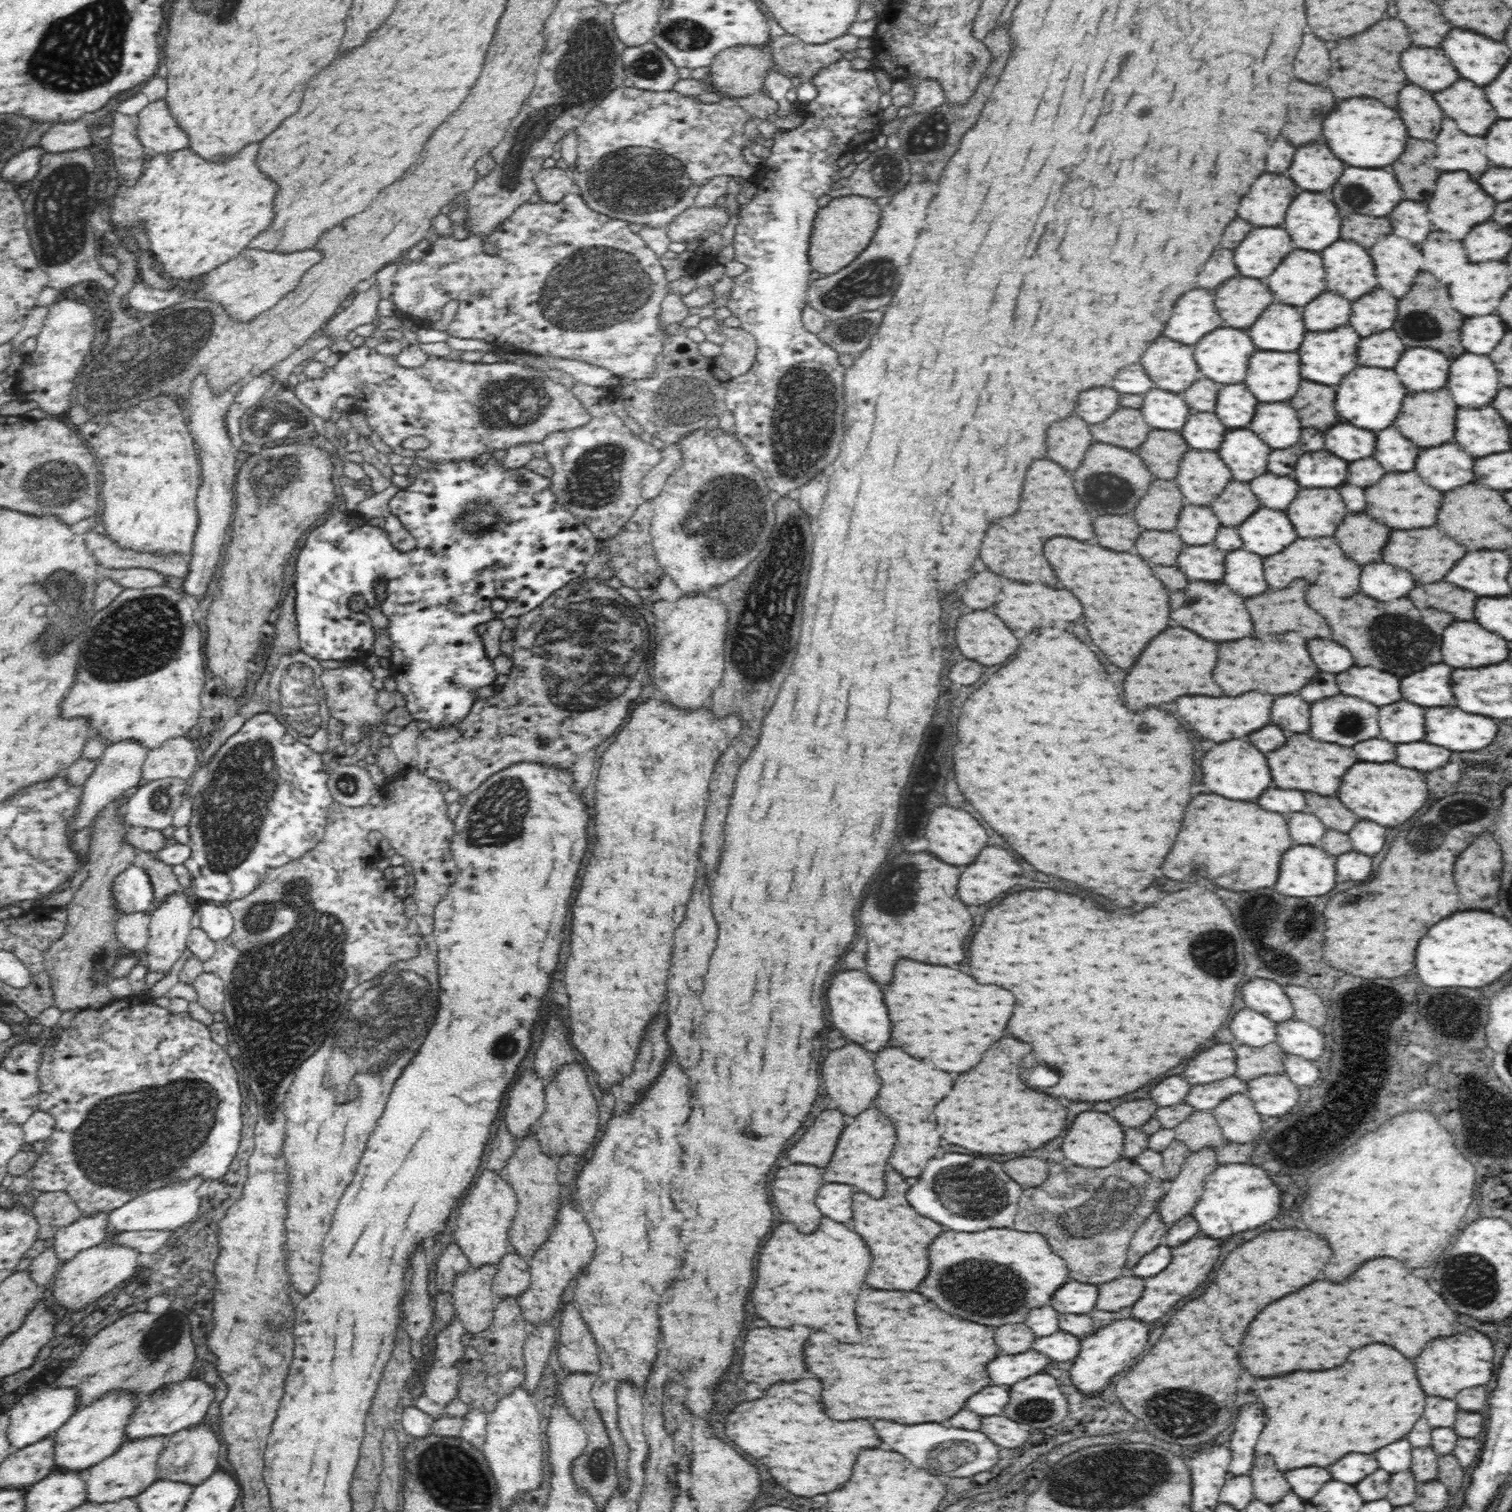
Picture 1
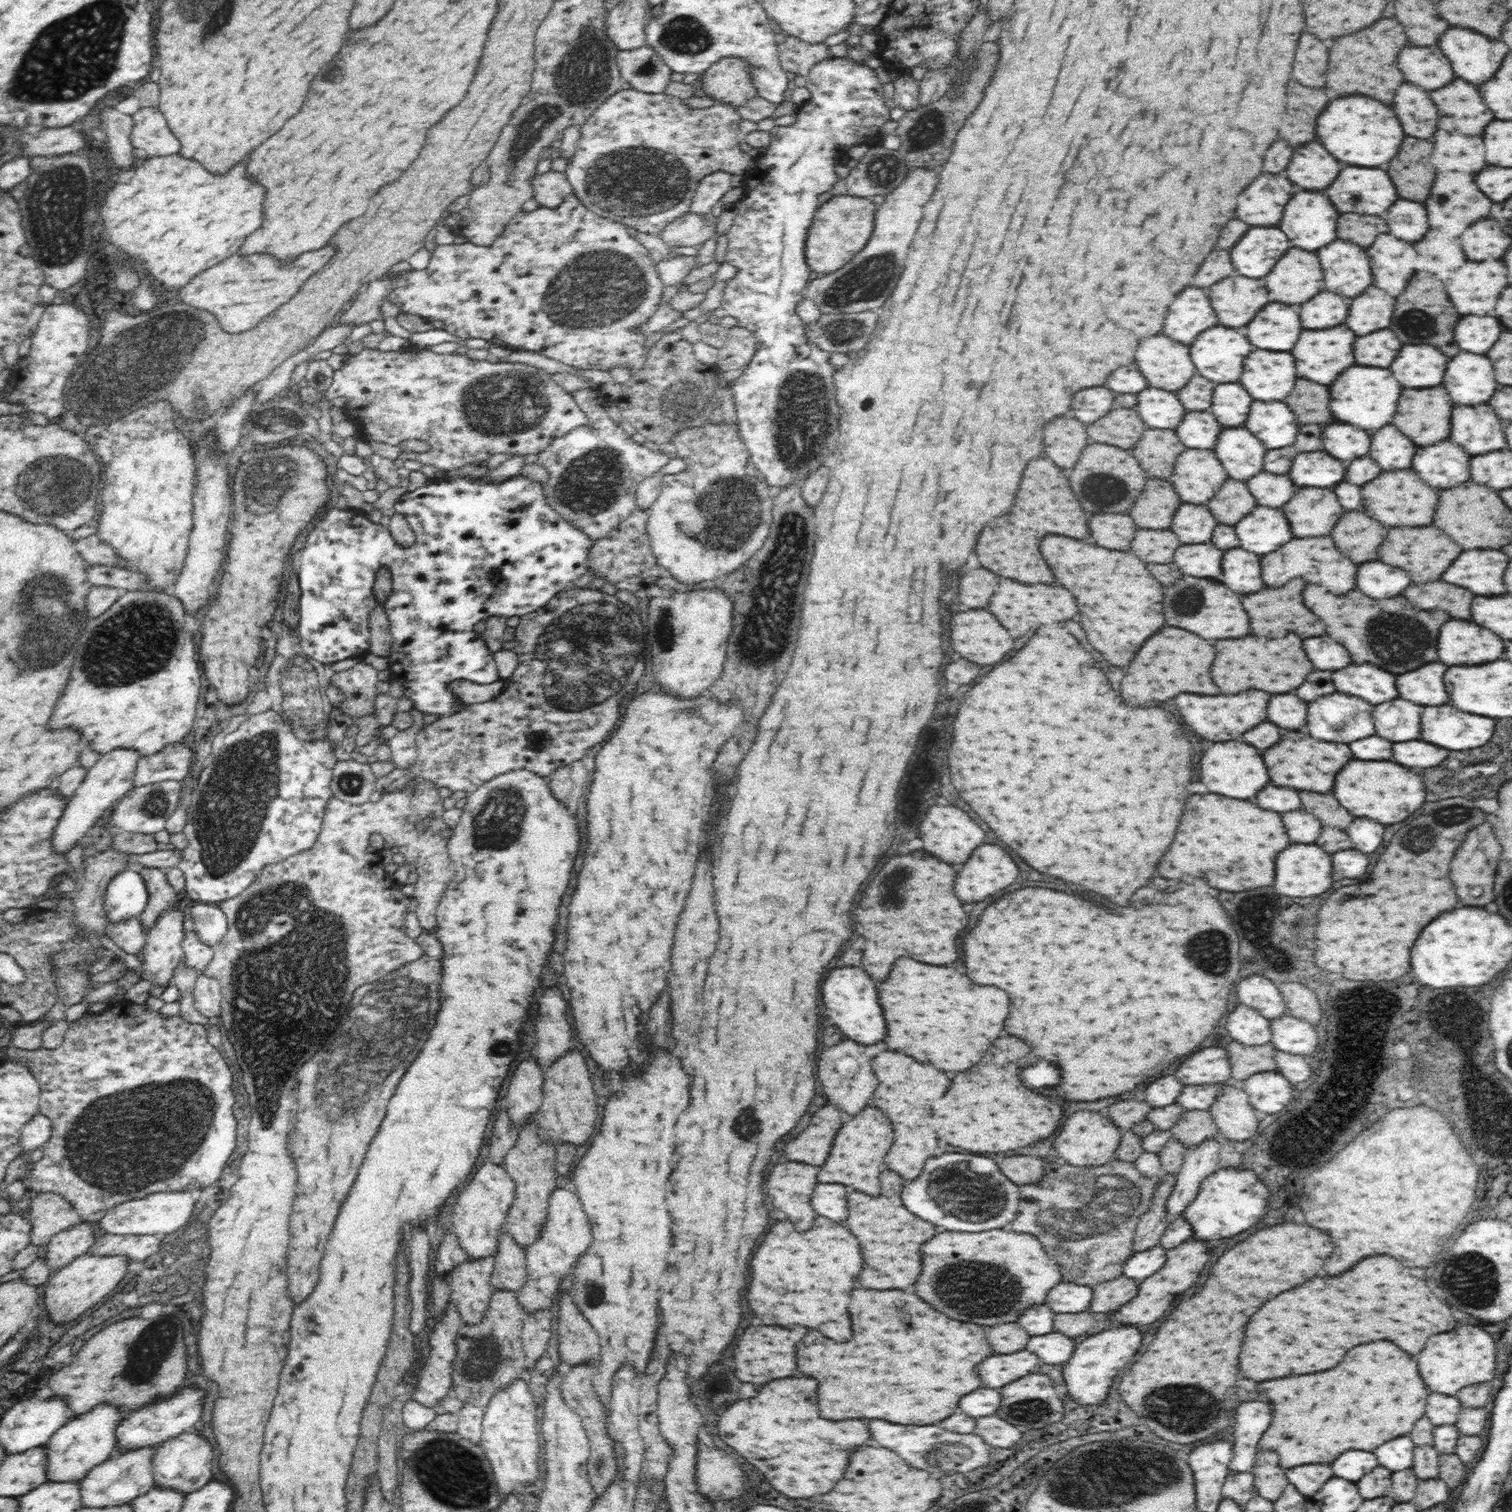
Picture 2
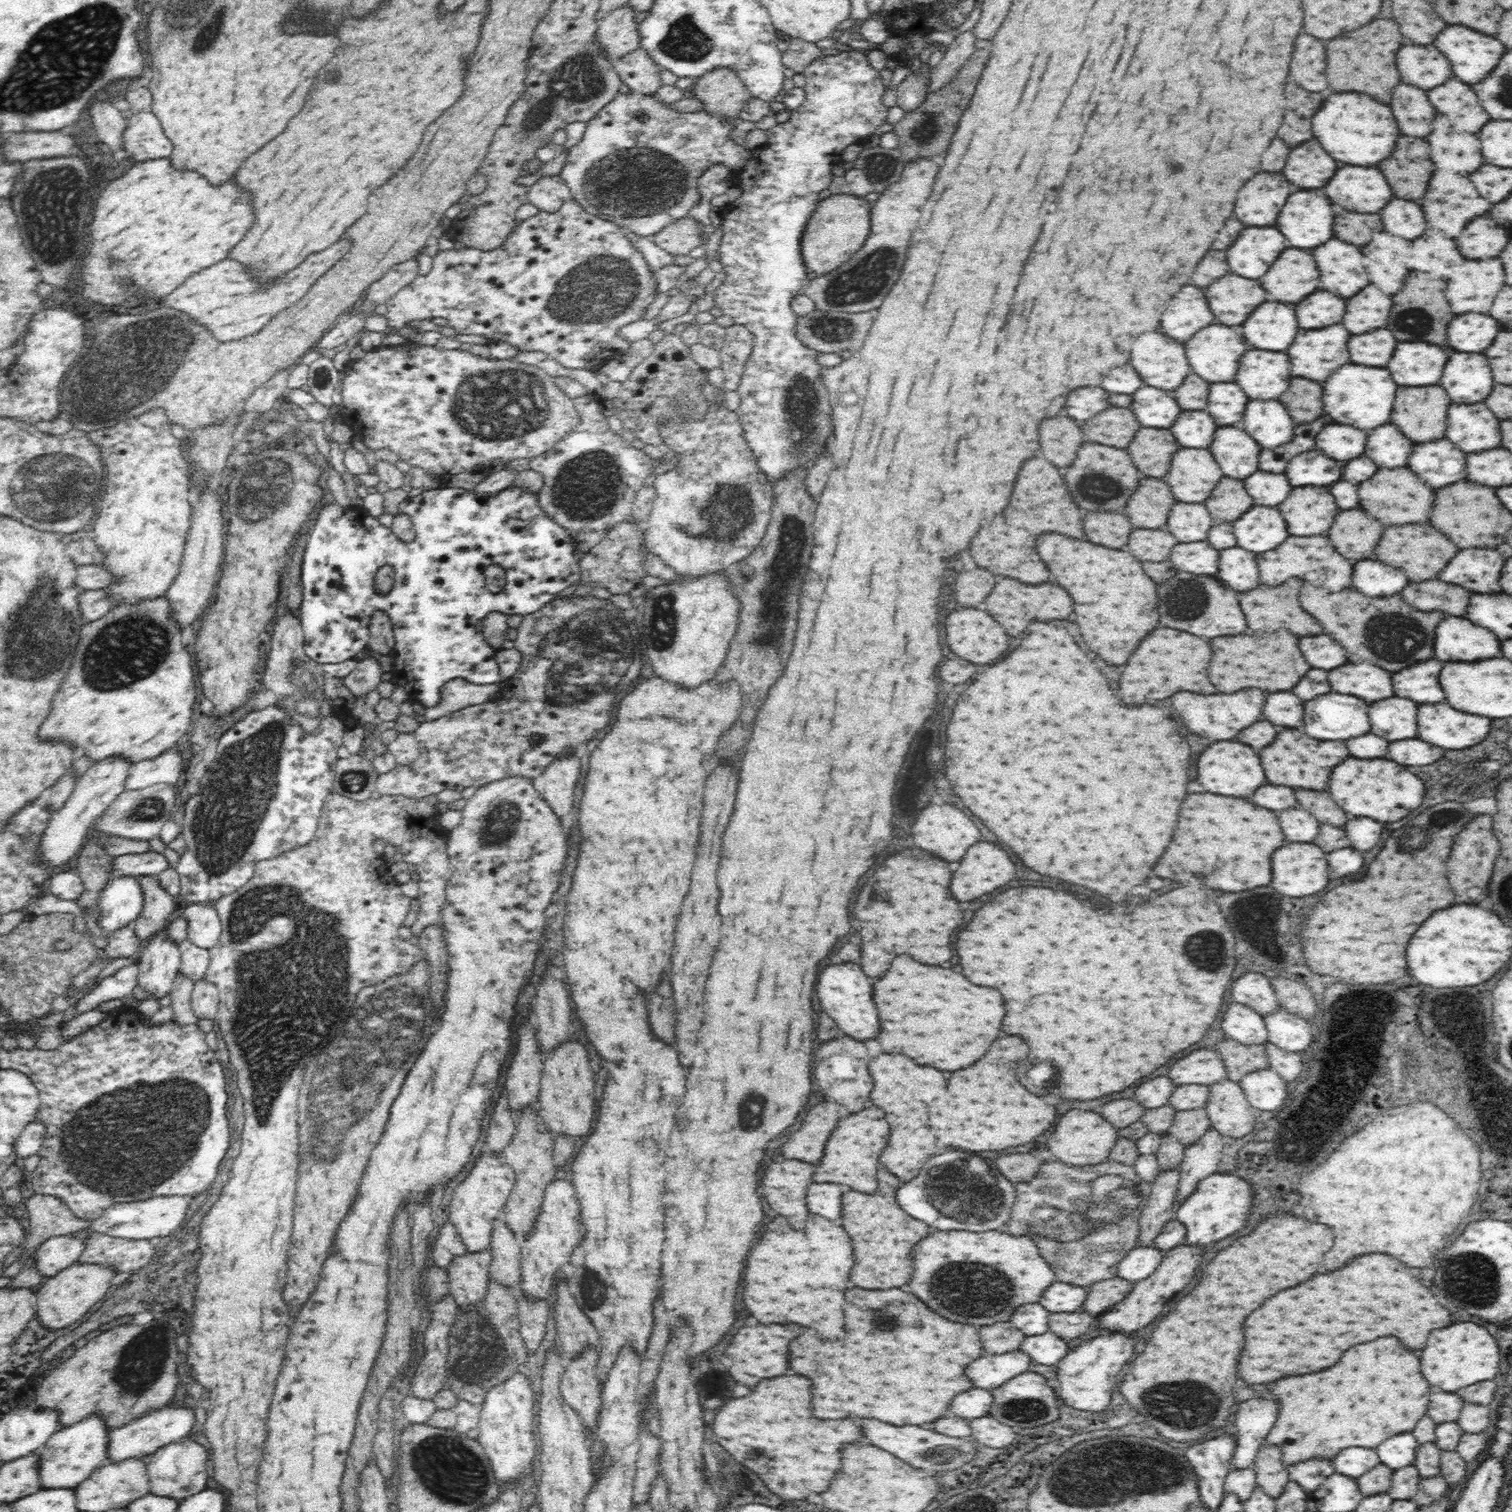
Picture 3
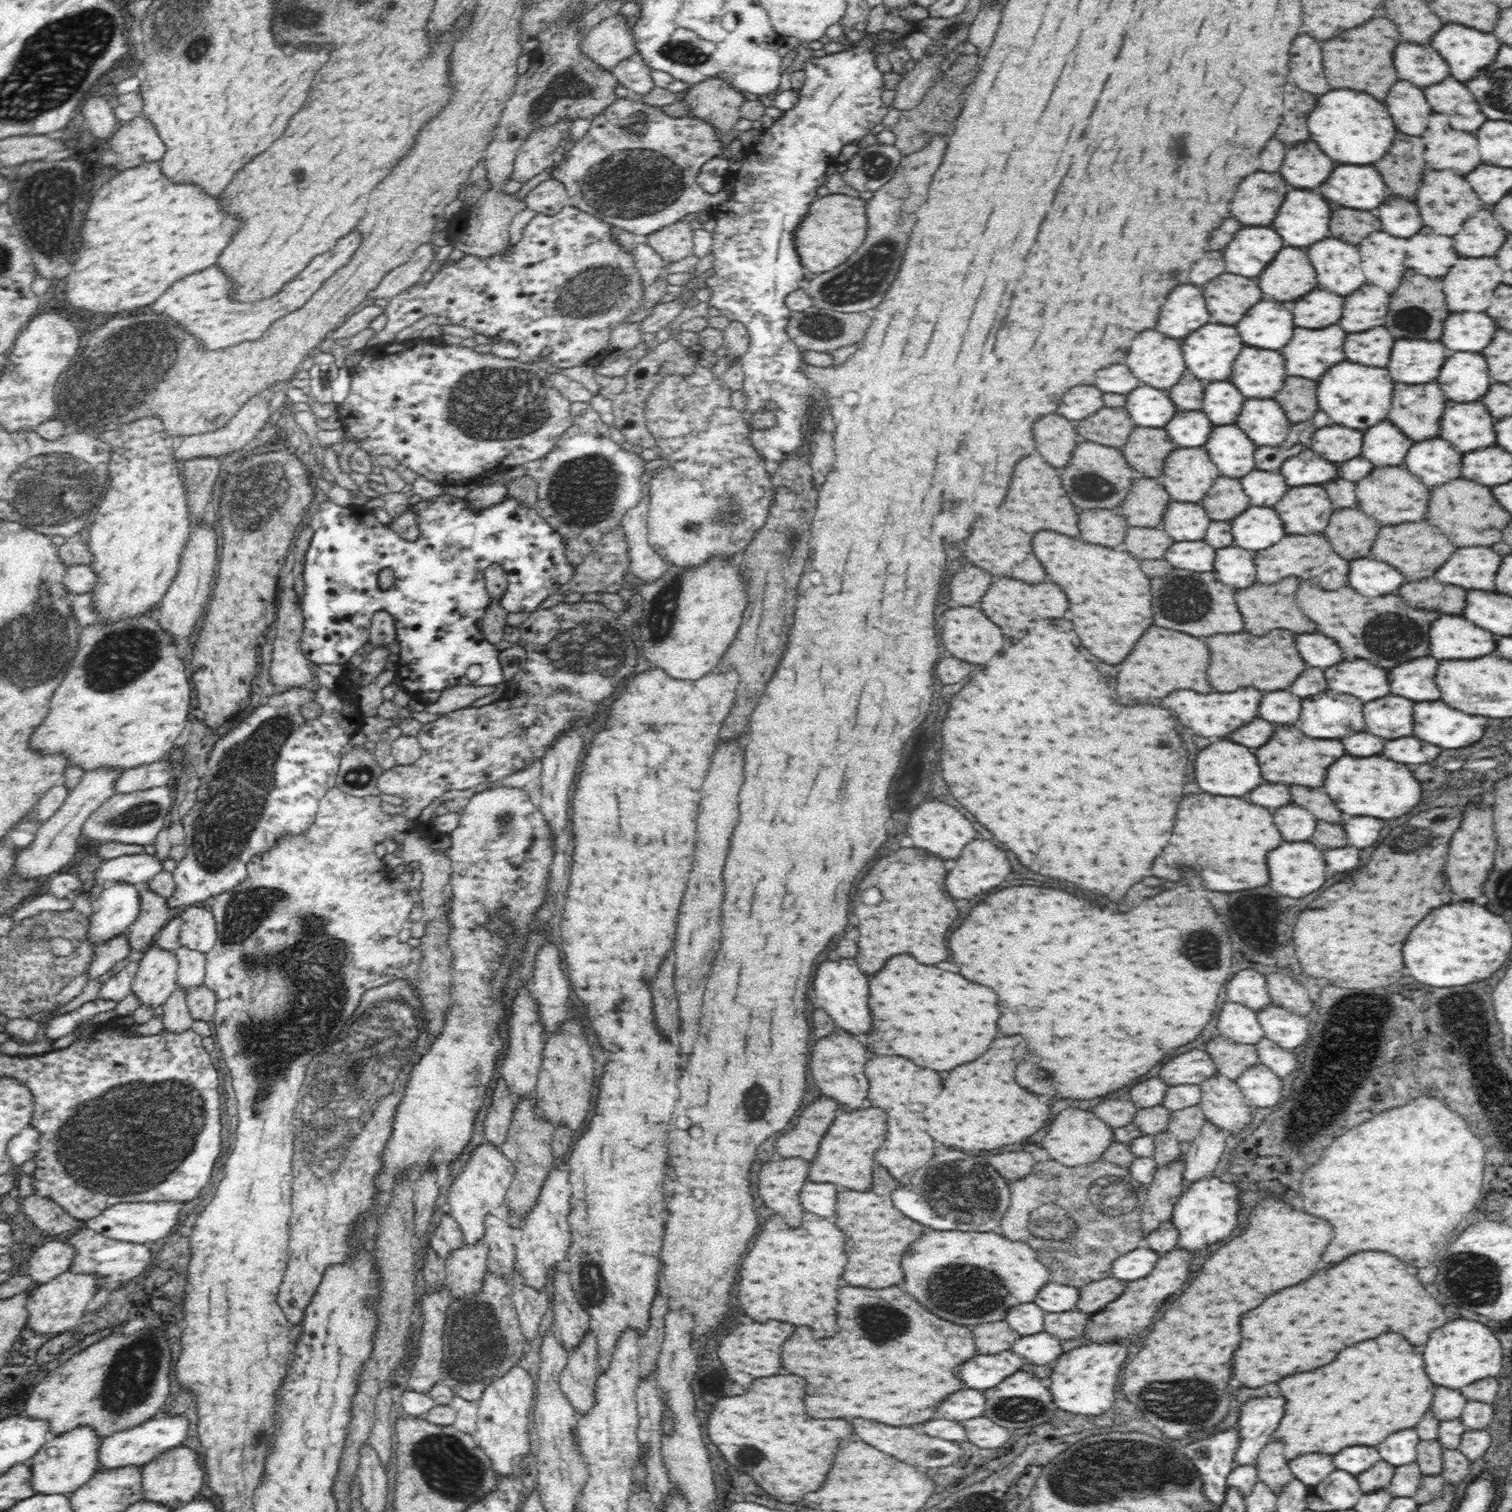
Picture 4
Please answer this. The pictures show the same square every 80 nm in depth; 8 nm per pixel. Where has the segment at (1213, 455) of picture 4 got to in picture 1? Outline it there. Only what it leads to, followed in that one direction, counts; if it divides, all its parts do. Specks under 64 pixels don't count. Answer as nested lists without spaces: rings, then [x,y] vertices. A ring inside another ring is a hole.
[[[1234,428],[1224,435],[1216,451],[1230,469],[1233,480],[1248,483],[1266,473],[1270,450],[1250,429]]]

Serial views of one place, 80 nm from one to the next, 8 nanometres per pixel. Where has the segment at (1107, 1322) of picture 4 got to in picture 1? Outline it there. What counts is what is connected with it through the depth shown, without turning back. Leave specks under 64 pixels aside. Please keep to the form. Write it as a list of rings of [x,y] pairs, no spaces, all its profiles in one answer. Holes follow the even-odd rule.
[[[1197,1235],[1180,1246],[1171,1250],[1170,1264],[1156,1274],[1145,1279],[1146,1288],[1142,1296],[1131,1306],[1130,1316],[1142,1322],[1158,1320],[1160,1314],[1166,1314],[1180,1298],[1192,1294],[1196,1288],[1200,1288],[1206,1280],[1214,1264],[1220,1256],[1220,1240],[1214,1240],[1210,1236]]]

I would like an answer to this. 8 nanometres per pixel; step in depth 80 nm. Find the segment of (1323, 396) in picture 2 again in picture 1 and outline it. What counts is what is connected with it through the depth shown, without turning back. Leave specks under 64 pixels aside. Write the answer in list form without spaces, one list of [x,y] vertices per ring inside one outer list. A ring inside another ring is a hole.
[[[1302,380],[1290,404],[1296,408],[1302,426],[1328,428],[1338,422],[1338,416],[1334,410],[1334,396],[1336,394],[1330,386],[1312,384],[1308,380]]]

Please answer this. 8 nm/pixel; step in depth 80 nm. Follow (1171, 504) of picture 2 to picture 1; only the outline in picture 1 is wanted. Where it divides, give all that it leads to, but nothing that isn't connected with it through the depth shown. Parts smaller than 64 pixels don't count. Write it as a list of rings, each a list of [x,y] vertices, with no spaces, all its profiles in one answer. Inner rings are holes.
[[[1154,478],[1146,496],[1134,508],[1134,520],[1146,530],[1174,531],[1186,502],[1174,480]]]

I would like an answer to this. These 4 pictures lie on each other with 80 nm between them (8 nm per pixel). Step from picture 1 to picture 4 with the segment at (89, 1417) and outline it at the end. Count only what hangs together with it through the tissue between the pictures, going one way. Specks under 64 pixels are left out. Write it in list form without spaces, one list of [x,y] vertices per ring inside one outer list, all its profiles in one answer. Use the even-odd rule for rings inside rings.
[[[89,1426],[72,1428],[64,1435],[52,1436],[45,1447],[42,1447],[28,1460],[31,1469],[31,1487],[35,1494],[70,1495],[100,1470],[98,1449],[102,1439]]]

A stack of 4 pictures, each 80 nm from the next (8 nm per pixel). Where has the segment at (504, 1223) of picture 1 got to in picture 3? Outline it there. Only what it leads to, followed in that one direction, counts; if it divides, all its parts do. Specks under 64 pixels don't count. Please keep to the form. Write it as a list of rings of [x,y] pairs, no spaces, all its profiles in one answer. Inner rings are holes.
[[[484,1150],[478,1156],[476,1164],[453,1191],[451,1201],[446,1206],[449,1222],[452,1223],[467,1248],[467,1252],[478,1252],[490,1249],[490,1235],[493,1224],[498,1220],[498,1213],[505,1210],[509,1194],[515,1186],[513,1169],[499,1155]]]

